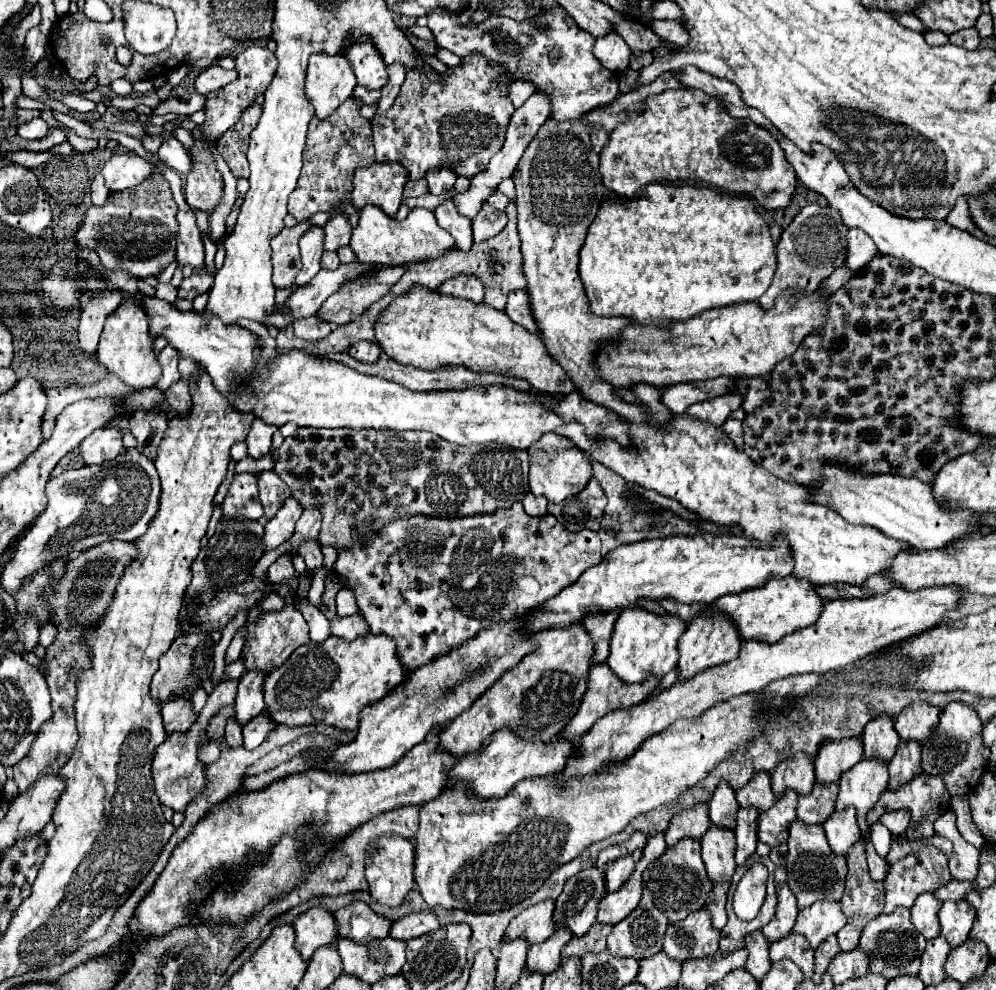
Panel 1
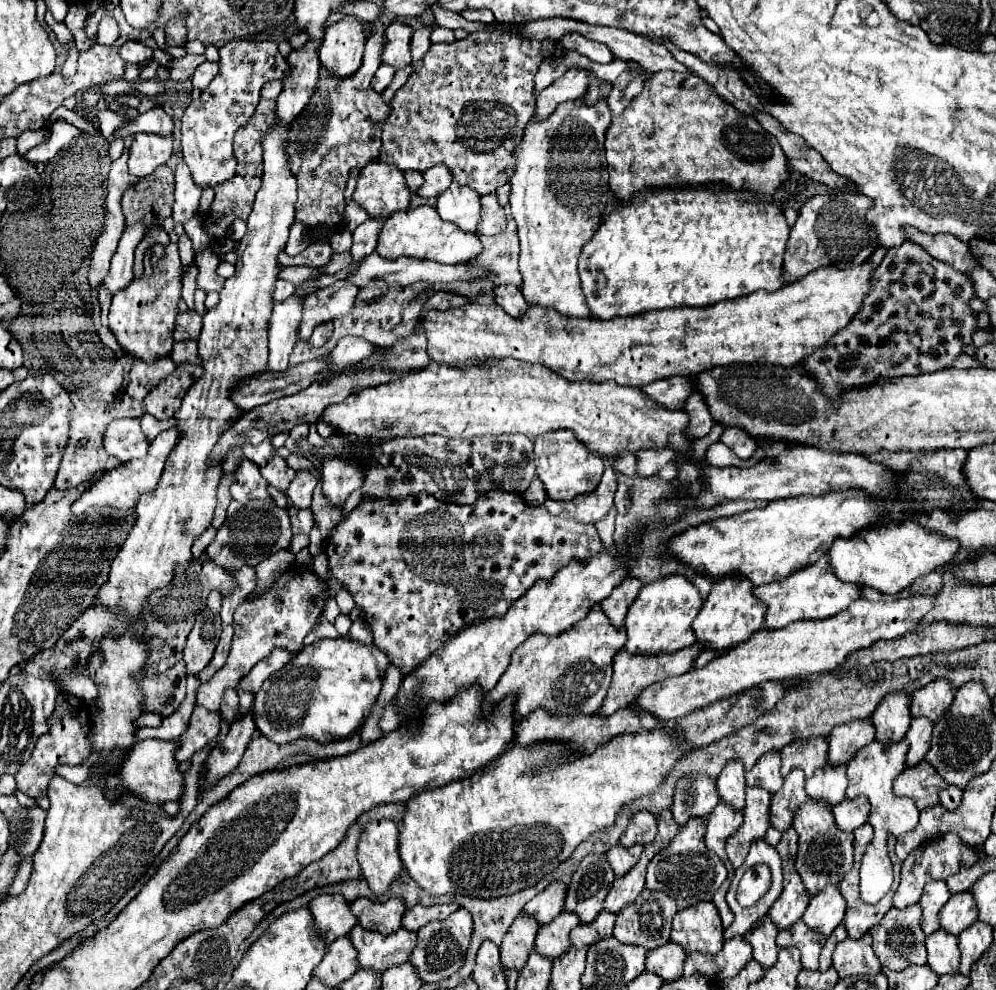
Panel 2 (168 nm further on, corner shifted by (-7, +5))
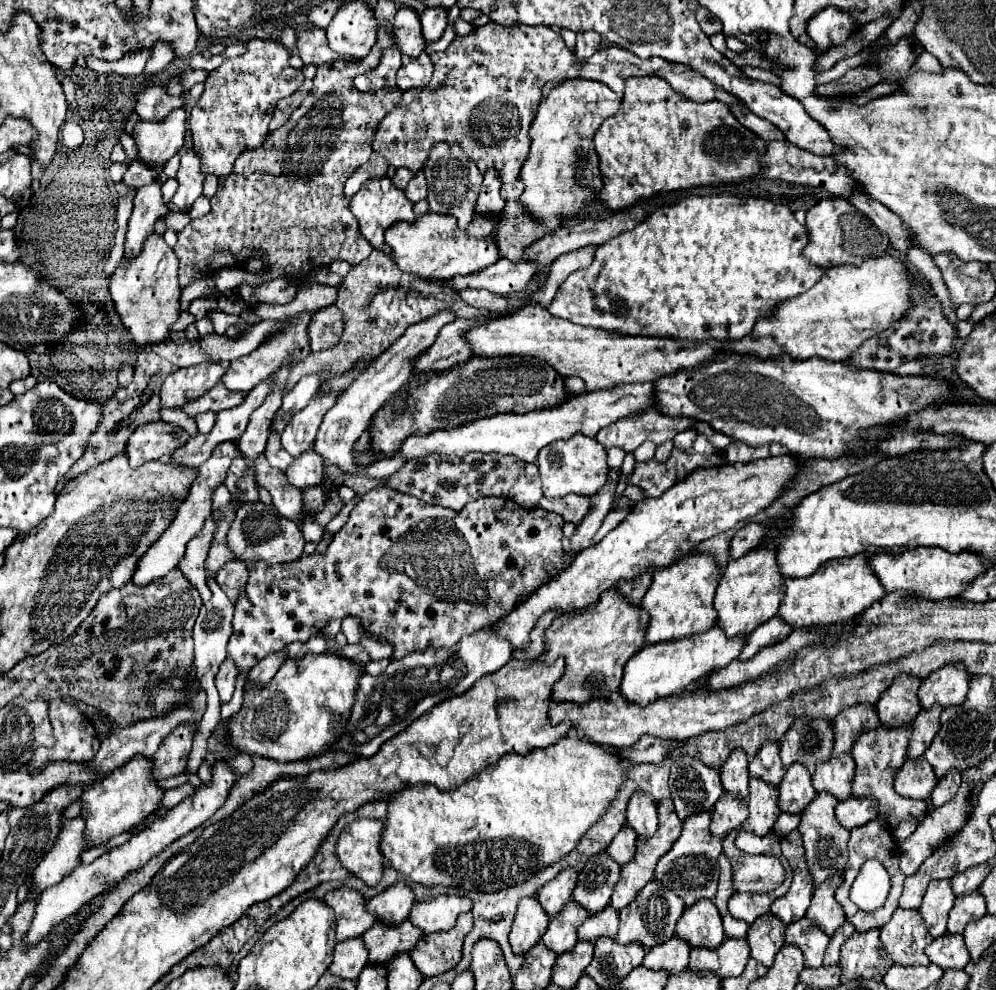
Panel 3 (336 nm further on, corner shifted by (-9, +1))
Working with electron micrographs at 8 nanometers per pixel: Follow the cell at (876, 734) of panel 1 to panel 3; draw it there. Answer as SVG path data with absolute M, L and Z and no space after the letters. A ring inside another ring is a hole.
M899 675L893 685L881 695L879 703L875 705L879 721L883 727L899 729L899 727L911 727L917 713L921 711L917 689L921 681L917 677Z

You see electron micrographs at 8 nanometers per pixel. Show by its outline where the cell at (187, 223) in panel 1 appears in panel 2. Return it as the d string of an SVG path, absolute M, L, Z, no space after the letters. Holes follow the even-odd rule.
M183 161L177 163L175 169L175 203L173 203L173 221L183 223L199 209L201 199L201 187L193 183L193 177L189 175L189 167L185 167Z

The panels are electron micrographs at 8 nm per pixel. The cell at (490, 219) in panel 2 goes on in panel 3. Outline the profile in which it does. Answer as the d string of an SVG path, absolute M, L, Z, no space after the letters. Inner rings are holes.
M487 171L483 179L483 187L479 193L479 199L475 203L475 213L483 215L499 215L505 207L505 201L501 197L501 181L495 171Z

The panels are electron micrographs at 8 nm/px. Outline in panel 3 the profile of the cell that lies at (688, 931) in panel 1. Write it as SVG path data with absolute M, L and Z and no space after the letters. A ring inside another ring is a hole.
M699 899L699 903L695 903L693 907L687 907L679 917L675 935L679 939L685 939L691 947L719 947L725 939L725 933L721 925L721 915L713 901Z

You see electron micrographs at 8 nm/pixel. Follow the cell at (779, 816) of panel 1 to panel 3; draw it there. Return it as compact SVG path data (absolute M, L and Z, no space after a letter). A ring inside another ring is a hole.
M793 763L787 767L787 773L779 785L779 809L783 813L799 815L815 797L815 789L811 785L811 775L807 767L801 763Z

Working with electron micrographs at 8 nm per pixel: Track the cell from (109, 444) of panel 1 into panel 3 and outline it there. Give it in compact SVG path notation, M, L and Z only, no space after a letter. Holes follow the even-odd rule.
M165 421L145 423L131 433L125 453L129 457L131 467L139 467L153 459L167 459L167 455L171 455L177 447L187 443L187 439L189 435L183 427Z

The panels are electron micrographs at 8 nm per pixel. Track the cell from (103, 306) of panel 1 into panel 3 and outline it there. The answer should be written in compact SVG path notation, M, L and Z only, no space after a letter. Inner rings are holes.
M155 175L155 181L151 185L145 185L141 189L137 189L137 195L133 199L133 213L131 213L127 235L125 235L125 261L127 263L131 259L135 259L135 255L143 249L143 243L147 241L147 237L153 235L153 225L155 225L157 217L161 217L165 213L167 213L167 205L161 199L161 185L157 183L157 175Z

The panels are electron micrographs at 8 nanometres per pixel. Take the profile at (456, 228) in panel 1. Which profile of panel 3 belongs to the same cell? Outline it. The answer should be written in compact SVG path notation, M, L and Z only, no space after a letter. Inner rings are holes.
M437 145L437 149L433 147L425 167L423 167L425 175L427 175L427 183L429 183L429 207L433 213L447 213L447 215L455 215L459 221L461 229L467 229L467 225L473 219L473 209L475 209L475 199L479 195L481 183L483 183L483 175L479 173L477 165L455 145Z

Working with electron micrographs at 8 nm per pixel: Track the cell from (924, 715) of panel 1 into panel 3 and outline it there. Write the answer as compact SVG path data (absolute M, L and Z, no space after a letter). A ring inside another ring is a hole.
M945 665L933 671L919 687L919 703L923 709L931 705L951 707L965 701L969 689L969 675L963 673L963 665Z

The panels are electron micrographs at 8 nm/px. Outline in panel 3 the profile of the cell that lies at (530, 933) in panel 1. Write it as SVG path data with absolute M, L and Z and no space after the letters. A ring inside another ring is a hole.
M563 869L555 879L551 879L539 893L537 899L541 907L547 911L547 915L557 915L561 907L571 899L571 893L575 889L577 871L575 869Z

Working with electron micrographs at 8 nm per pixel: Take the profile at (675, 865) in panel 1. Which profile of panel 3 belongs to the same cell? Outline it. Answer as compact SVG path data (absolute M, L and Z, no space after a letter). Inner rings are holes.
M707 811L691 815L683 823L681 837L659 859L655 867L655 879L663 883L663 887L675 891L675 895L679 895L687 907L691 907L699 899L713 899L717 893L717 881L719 881L717 857L723 853L723 849L721 849L721 839L709 833L709 823L711 823L711 815Z

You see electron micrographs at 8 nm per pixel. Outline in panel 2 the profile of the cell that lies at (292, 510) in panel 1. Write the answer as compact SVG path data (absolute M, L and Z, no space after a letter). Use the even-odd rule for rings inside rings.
M297 471L297 475L293 477L289 489L287 489L287 497L289 501L293 501L297 507L305 509L311 507L311 497L313 497L313 489L317 485L317 477L311 471Z

